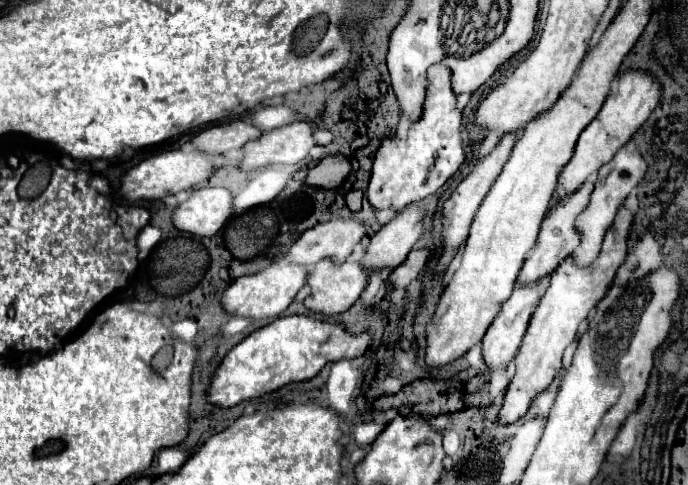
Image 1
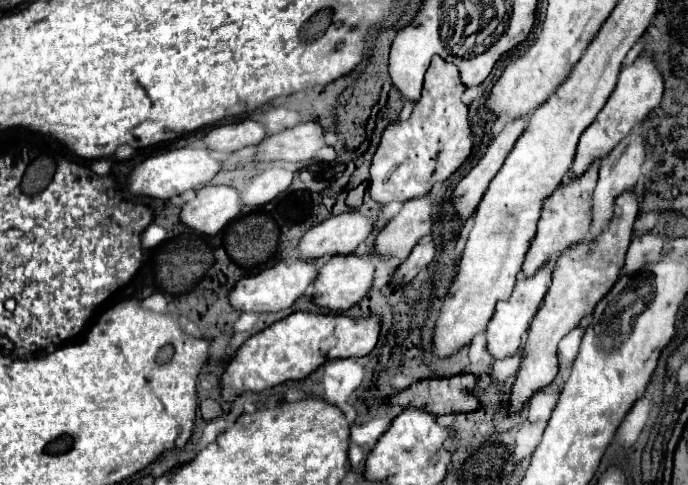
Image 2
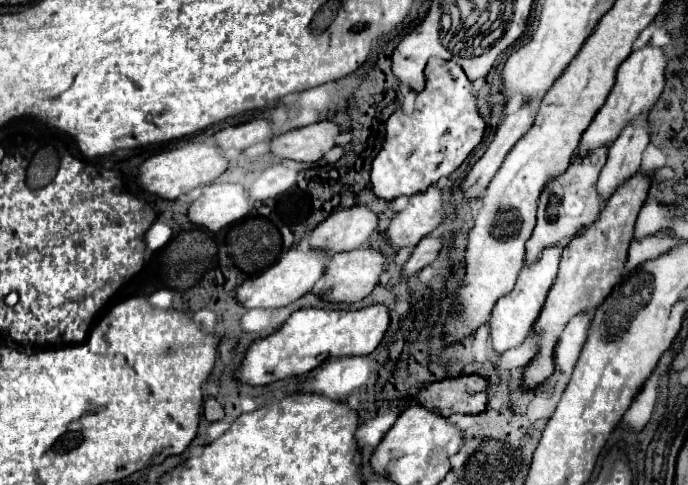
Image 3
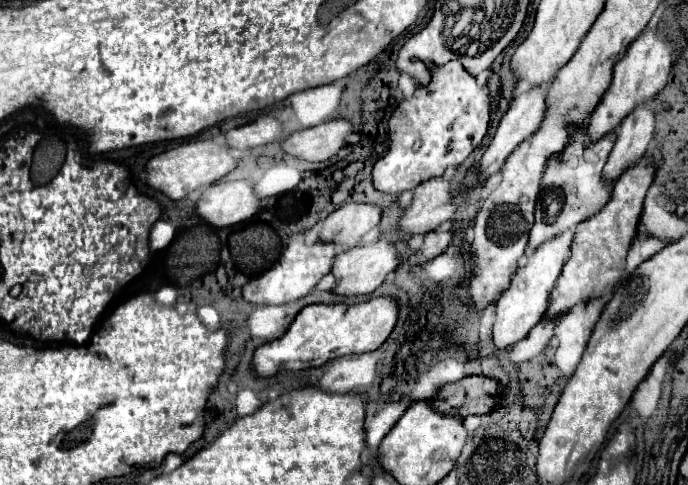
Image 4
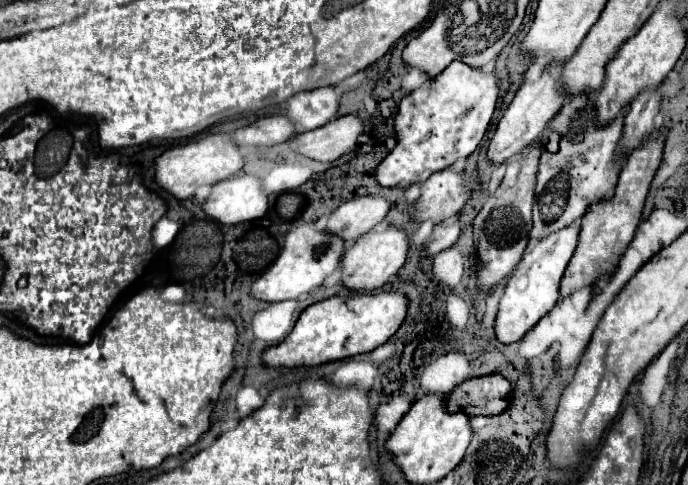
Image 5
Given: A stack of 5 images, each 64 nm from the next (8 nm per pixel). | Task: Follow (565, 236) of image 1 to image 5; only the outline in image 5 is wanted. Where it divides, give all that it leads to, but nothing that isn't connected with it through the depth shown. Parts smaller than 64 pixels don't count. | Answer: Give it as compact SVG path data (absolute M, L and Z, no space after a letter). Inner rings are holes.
M588 96L570 98L558 116L548 124L550 130L562 134L560 150L556 154L542 152L540 170L536 180L536 202L534 202L534 226L530 230L532 240L540 240L566 224L580 220L586 210L602 200L614 196L614 186L622 168L622 158L616 154L622 136L624 116L618 116L604 128L596 128L596 112L588 102Z

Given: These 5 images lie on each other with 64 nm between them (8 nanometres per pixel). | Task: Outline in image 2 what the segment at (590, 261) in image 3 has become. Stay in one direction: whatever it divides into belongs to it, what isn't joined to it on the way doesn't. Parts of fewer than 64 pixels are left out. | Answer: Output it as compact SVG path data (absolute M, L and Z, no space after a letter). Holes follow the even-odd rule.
M630 190L618 196L614 218L606 232L602 232L592 242L580 242L574 248L568 248L556 262L552 272L552 286L544 296L544 304L540 312L536 312L536 320L532 320L528 330L528 340L522 346L522 364L512 384L508 414L516 414L522 406L542 388L552 384L558 374L558 342L578 326L578 322L594 312L594 306L610 292L610 288L620 278L620 270L624 266L624 256L632 238L632 226L638 216L638 196Z

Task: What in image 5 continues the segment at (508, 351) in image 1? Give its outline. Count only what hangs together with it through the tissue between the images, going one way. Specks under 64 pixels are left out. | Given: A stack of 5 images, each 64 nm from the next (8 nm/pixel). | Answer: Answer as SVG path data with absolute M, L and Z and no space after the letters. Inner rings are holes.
M570 224L542 240L538 240L534 244L534 248L522 256L520 264L516 266L516 270L512 272L506 290L500 298L500 308L498 308L498 316L496 316L496 340L500 344L514 344L518 342L530 328L534 328L534 324L538 324L538 320L542 316L546 316L558 302L558 288L560 288L560 280L562 274L576 250L578 244L578 234L580 234L580 226Z

